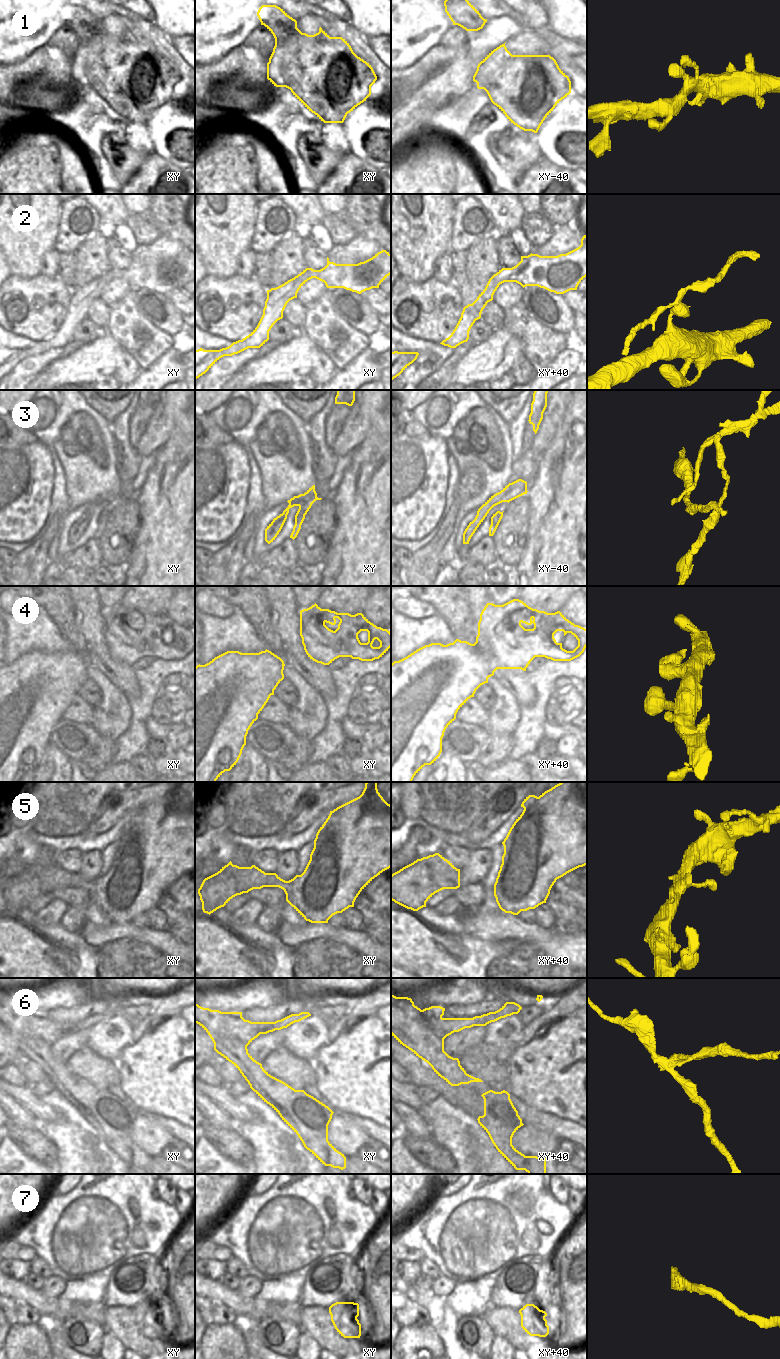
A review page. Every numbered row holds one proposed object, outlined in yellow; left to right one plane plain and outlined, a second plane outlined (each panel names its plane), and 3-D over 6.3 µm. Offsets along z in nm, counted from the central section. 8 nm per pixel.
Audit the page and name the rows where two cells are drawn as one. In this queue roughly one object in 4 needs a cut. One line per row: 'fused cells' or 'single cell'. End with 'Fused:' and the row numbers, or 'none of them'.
1: single cell
2: single cell
3: fused cells
4: single cell
5: single cell
6: fused cells
7: single cell
Fused: 3, 6

